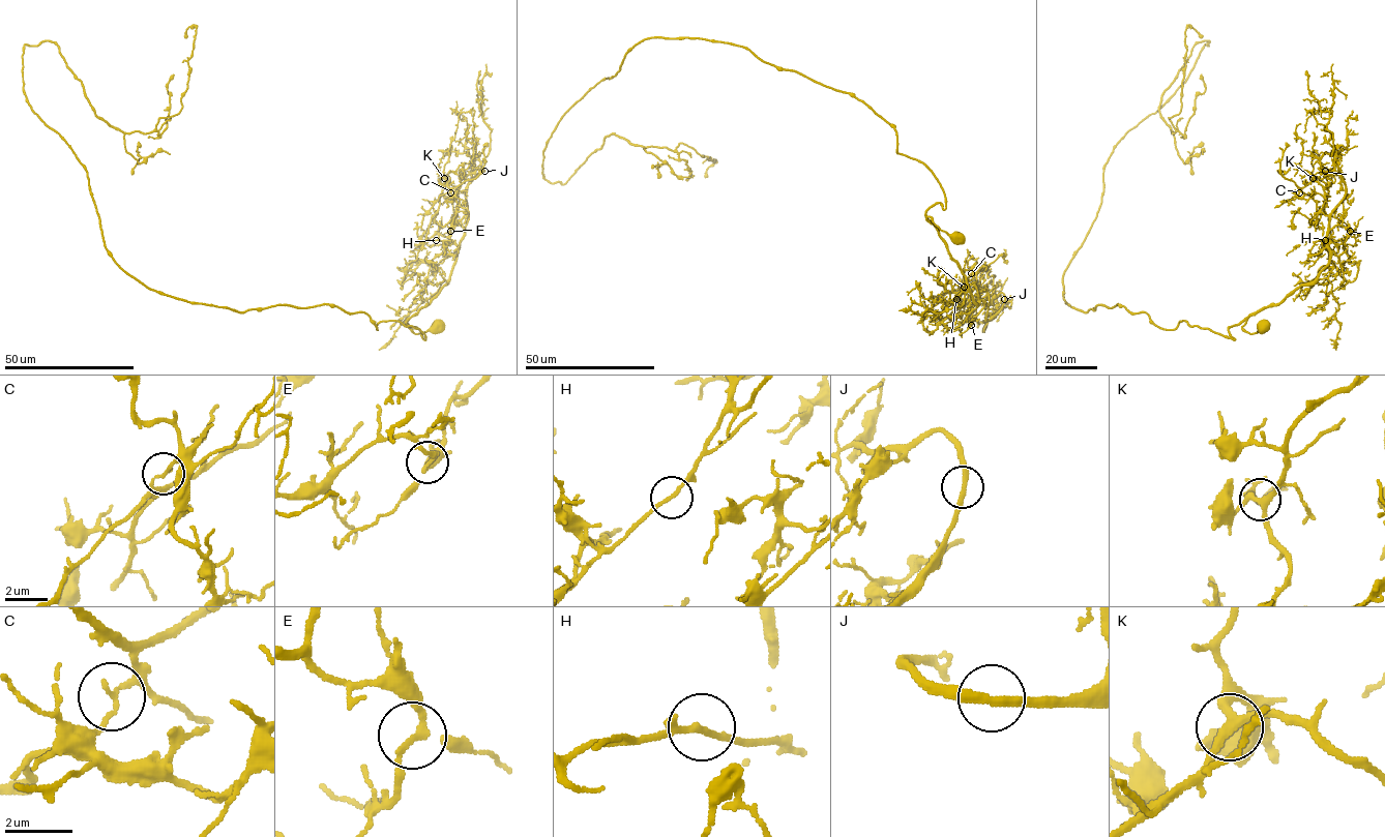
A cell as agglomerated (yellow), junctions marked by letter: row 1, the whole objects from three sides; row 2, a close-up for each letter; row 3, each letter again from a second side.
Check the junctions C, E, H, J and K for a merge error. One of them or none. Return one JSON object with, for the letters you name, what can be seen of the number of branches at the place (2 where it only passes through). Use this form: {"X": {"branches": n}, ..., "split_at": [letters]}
{"C": {"branches": 2}, "split_at": ["C"]}

